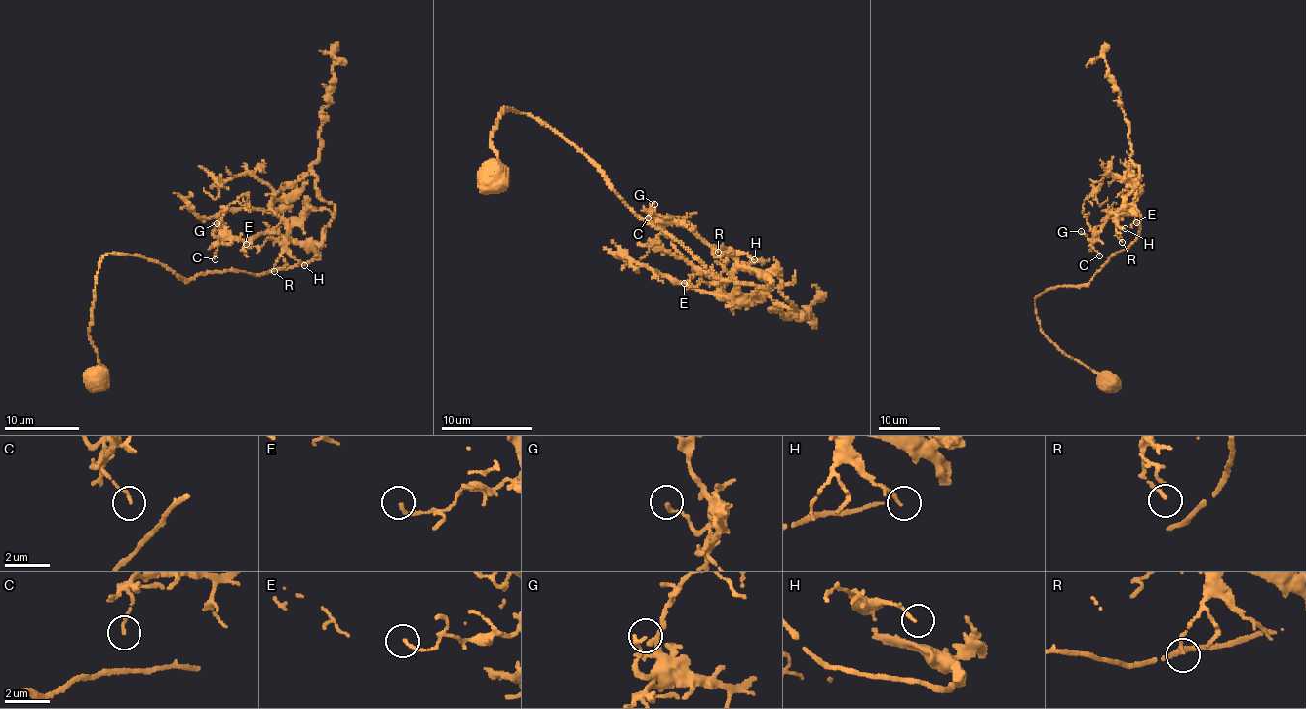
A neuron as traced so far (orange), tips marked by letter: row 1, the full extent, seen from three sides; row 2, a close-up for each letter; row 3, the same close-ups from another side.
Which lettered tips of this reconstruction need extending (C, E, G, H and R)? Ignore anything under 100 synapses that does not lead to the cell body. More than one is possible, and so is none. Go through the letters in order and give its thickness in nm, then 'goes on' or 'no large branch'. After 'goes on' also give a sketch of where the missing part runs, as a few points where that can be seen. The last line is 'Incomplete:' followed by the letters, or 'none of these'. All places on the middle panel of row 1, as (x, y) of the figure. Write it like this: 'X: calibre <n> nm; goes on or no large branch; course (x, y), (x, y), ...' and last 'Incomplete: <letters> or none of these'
C: calibre 130 nm; no large branch
E: calibre 140 nm; no large branch
G: calibre 150 nm; no large branch
H: calibre 120 nm; no large branch
R: calibre 150 nm; no large branch
Incomplete: none of these

